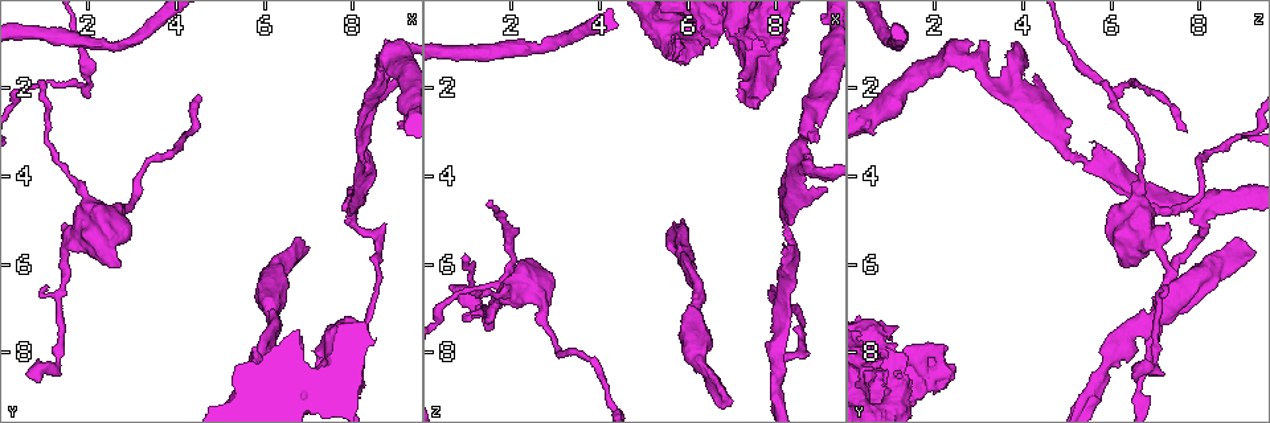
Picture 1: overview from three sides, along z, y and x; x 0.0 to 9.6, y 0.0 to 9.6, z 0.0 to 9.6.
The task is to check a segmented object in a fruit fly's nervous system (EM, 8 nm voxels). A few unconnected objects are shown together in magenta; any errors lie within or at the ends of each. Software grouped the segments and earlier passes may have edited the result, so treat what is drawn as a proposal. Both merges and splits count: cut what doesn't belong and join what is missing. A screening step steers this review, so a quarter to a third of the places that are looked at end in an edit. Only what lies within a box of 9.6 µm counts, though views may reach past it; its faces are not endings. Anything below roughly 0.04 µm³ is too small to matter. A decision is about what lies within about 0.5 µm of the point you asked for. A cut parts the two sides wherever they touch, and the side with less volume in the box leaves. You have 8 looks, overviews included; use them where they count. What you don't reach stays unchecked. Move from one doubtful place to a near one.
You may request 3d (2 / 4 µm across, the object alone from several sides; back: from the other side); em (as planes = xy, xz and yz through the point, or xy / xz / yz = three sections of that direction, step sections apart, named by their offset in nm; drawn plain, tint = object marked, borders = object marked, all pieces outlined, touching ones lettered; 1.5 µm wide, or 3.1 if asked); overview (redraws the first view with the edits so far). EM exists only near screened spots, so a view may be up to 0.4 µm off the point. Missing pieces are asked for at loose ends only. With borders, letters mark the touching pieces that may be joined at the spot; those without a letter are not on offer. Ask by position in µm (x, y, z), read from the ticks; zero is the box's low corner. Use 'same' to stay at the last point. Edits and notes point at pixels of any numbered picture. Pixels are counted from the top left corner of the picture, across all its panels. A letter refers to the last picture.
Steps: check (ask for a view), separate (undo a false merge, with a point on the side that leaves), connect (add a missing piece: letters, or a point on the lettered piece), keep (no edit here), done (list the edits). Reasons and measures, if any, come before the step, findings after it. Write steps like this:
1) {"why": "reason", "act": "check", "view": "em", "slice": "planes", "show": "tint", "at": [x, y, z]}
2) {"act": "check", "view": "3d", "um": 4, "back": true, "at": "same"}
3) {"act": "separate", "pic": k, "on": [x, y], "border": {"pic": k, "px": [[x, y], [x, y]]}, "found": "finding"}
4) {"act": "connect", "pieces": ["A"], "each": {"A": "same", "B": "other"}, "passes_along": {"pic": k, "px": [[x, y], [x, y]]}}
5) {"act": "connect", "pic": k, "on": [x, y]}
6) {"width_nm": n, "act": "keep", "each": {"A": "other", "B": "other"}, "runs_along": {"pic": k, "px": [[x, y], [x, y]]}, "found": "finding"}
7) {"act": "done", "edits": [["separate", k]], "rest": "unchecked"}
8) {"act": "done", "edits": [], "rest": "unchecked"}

{"act": "check", "view": "3d", "um": 2, "back": true, "at": [0.55, 8.50, 6.50]}

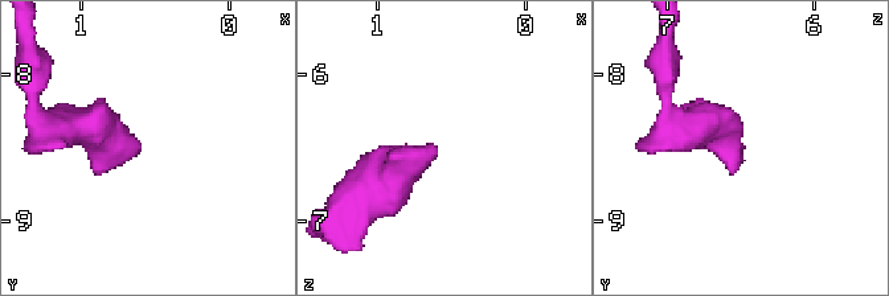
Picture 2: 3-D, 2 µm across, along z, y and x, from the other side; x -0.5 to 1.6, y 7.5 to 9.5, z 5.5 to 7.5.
{"why": "now the EM", "act": "check", "view": "em", "slice": "xy", "step": 4, "show": "tint", "at": [0.60, 8.52, 6.50]}

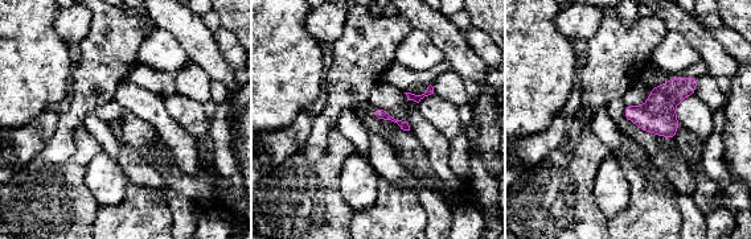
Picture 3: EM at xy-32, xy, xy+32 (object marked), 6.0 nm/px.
{"act": "check", "view": "em", "slice": "planes", "show": "borders", "at": "same"}

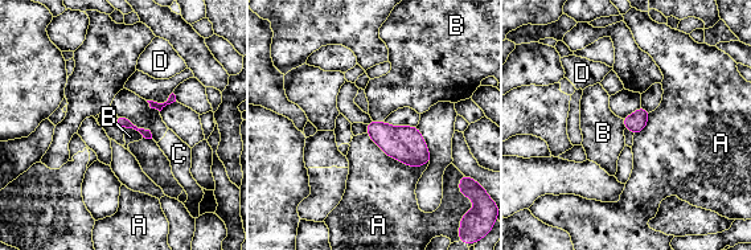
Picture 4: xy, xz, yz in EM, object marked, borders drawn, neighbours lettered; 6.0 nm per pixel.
{"act": "keep", "each": {"A": "other", "B": "other", "C": "other", "D": "other"}, "border": {"pic": 4, "px": [[366, 132], [403, 163], [429, 163]]}, "found": "none of them fits"}

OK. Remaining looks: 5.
{"act": "check", "view": "3d", "um": 4, "at": [1.90, 4.35, 6.50]}

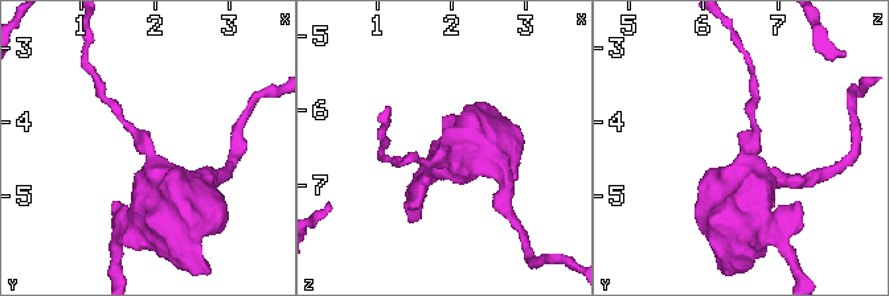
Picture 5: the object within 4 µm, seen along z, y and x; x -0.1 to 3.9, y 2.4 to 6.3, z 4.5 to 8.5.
{"why": "now the EM", "act": "check", "view": "em", "slice": "xy", "step": 8, "show": "tint", "at": [1.85, 4.40, 6.55]}

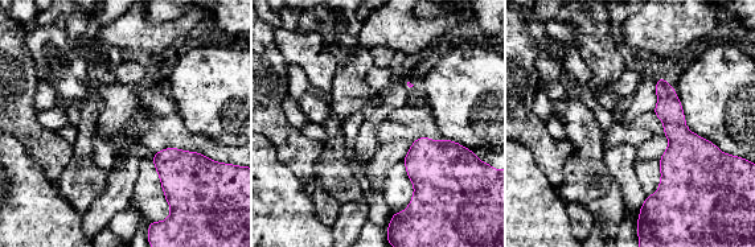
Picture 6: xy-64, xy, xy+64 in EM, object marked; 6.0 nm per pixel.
{"why": "another direction", "act": "check", "view": "em", "slice": "planes", "show": "borders", "at": "same"}

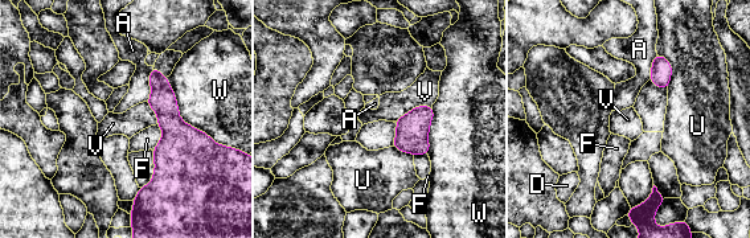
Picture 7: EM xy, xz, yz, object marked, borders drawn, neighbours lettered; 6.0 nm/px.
{"longest_contact_nm": ["W", 650], "act": "keep", "each": {"A": "other", "D": "other", "F": "other", "U": "other", "V": "other", "W": "other"}, "border": {"pic": 7, "px": [[431, 106], [416, 106], [394, 120]]}, "found": "all the same neuron"}

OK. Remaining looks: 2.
{"act": "done", "edits": [], "rest": "unchecked"}

